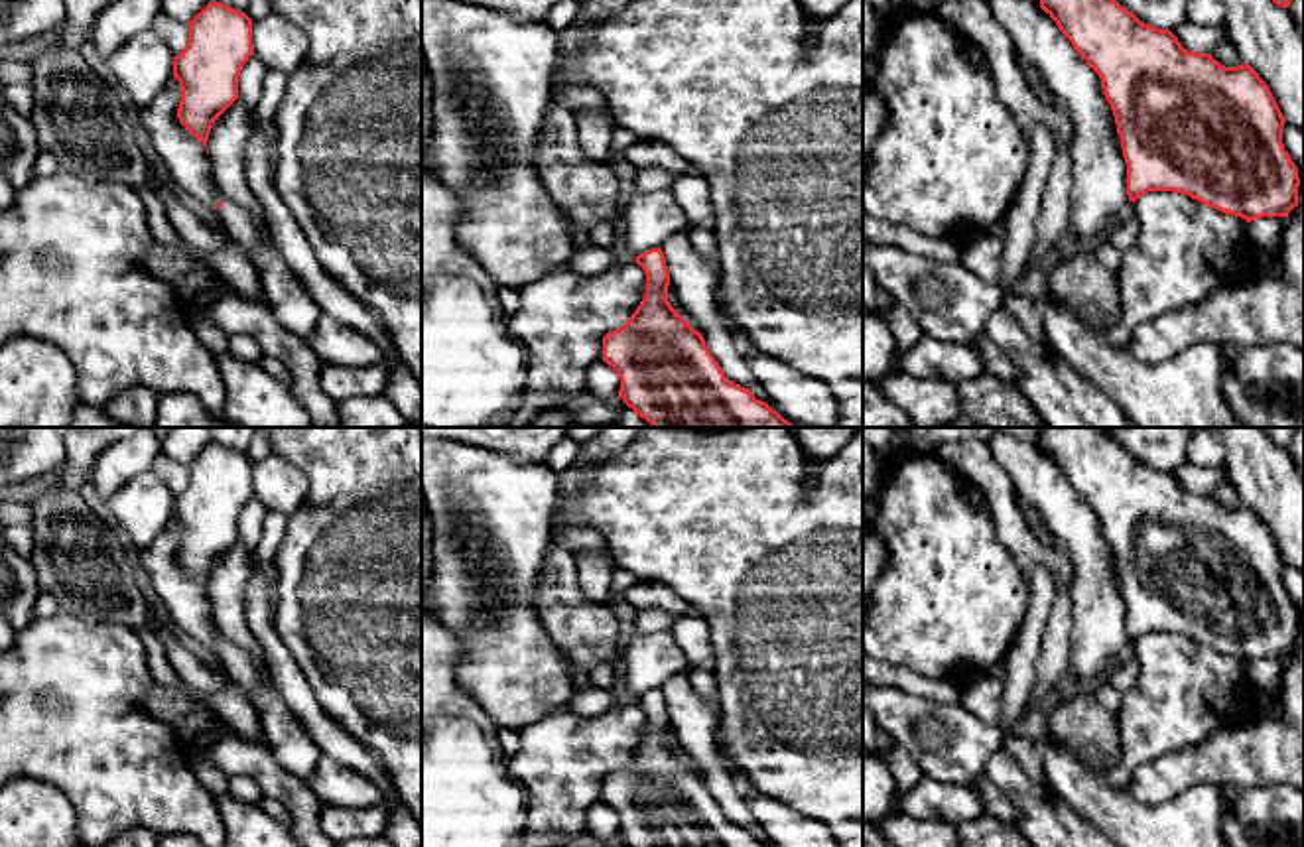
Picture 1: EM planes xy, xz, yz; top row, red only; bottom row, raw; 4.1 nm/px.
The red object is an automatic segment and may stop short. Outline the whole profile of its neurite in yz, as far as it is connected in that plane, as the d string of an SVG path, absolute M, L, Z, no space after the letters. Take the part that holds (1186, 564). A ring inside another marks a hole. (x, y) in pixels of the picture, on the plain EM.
M1038 427L1038 431L1040 449L1101 520L1127 605L1129 642L1135 644L1148 632L1174 632L1247 664L1288 658L1298 646L1298 609L1282 585L1286 561L1269 526L1251 506L1225 508L1211 494L1184 490L1170 471L1141 463L1097 427Z

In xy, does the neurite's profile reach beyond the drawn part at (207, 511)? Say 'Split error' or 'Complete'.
Complete

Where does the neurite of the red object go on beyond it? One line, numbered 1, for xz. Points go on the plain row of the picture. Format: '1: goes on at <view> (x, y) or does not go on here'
1: does not go on here

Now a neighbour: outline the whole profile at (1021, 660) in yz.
M1032 561L1024 563L1024 569L1028 579L1028 607L1024 611L1016 638L1007 654L1003 715L999 721L1005 731L1011 731L1012 723L1026 709L1030 687L1036 676L1042 636L1056 595L1056 579L1050 569Z

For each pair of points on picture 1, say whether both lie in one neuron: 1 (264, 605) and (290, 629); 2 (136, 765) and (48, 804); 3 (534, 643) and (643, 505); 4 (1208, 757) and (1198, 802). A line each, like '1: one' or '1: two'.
1: two
2: two
3: two
4: two

